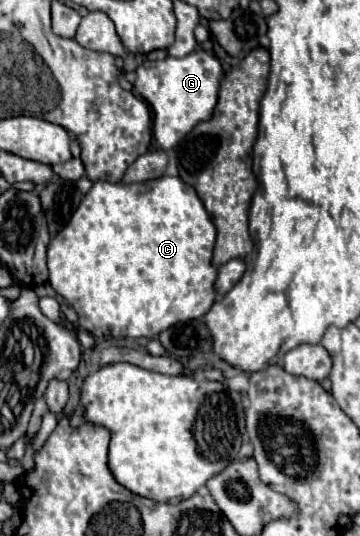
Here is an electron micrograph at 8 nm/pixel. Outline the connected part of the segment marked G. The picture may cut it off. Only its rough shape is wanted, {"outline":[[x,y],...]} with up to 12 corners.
{"outline":[[201,47],[138,66],[134,88],[170,152],[212,118],[223,69]]}

